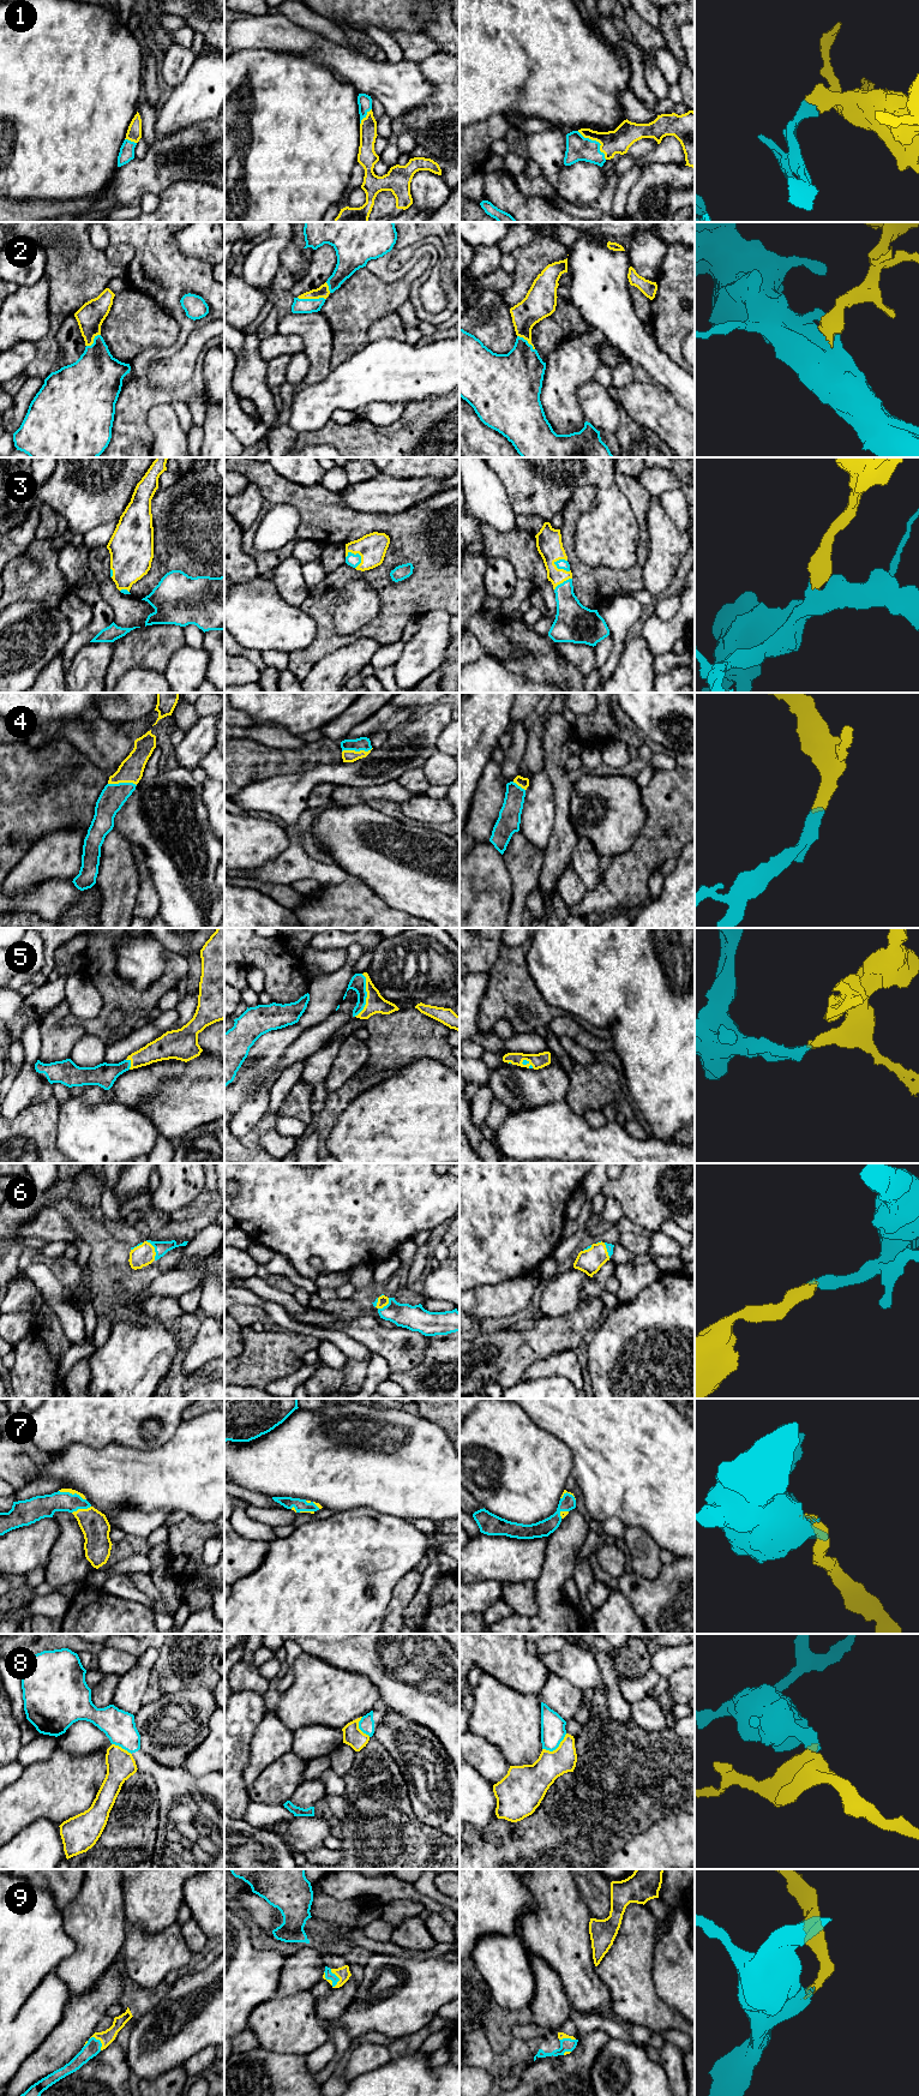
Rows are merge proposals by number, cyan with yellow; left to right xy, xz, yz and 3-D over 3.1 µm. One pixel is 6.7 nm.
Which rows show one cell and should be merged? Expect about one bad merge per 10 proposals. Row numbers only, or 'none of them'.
1, 2, 3, 4, 5, 6, 7, 9

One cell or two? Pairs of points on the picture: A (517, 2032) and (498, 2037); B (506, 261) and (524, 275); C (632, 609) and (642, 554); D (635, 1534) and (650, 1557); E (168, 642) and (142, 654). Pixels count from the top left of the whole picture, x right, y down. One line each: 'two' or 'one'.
A: two
B: two
C: two
D: one
E: one

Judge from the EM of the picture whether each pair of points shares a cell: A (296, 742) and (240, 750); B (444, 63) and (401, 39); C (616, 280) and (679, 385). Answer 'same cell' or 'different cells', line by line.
A: different cells
B: different cells
C: same cell

